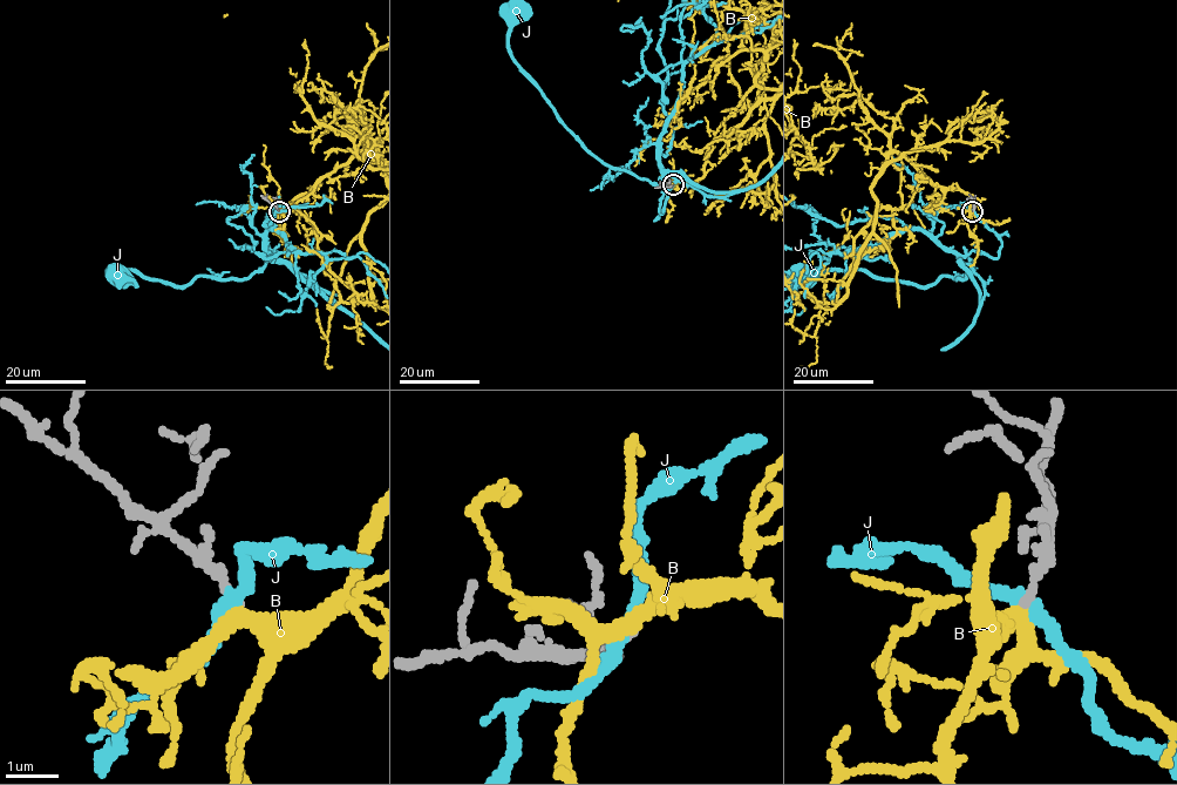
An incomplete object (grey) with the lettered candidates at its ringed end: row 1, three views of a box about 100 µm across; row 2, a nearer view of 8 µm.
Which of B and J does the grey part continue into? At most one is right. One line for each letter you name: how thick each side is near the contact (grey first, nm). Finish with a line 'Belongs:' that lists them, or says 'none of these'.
B: calibres 170 and 300 nm
Belongs: B

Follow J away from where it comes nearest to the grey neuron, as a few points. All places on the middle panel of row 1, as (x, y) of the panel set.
J: (672, 184), (661, 214), (662, 180), (612, 169), (584, 147), (512, 56), (512, 15)

